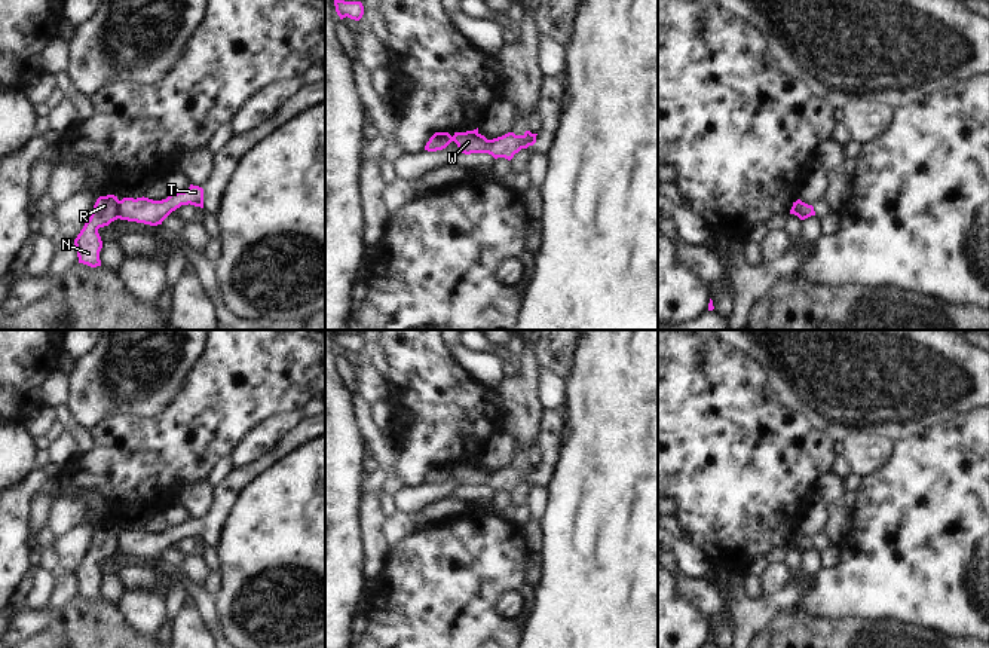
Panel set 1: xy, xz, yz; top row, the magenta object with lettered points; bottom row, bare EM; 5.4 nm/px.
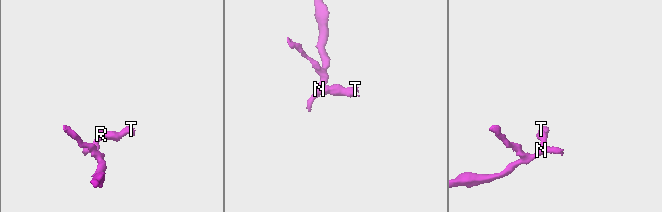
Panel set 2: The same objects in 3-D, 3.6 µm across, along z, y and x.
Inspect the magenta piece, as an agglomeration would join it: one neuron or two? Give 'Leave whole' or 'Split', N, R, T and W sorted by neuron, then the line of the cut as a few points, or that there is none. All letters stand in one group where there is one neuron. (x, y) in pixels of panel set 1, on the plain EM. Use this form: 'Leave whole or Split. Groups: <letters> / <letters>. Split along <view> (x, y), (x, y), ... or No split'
Split. Groups: N R / T W. Split along xy (121, 534), (118, 550).

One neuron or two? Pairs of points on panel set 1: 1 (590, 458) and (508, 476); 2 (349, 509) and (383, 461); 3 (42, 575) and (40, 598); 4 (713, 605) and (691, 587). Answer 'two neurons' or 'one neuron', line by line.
1: two neurons
2: two neurons
3: one neuron
4: one neuron

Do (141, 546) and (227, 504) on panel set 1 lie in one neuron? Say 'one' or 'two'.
one

